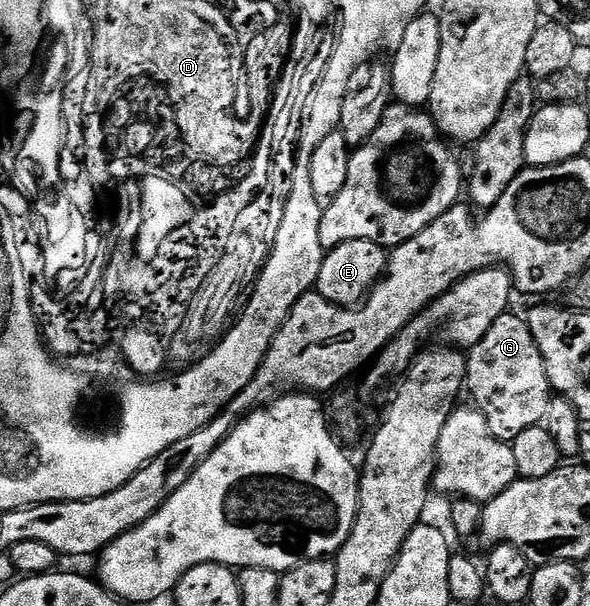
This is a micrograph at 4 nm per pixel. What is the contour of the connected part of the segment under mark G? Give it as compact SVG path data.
M508 311L488 327L488 335L480 339L480 343L469 346L466 358L466 388L465 392L470 393L473 408L479 409L488 423L488 431L496 435L496 439L501 441L514 442L516 435L521 435L523 431L528 431L528 427L541 425L544 414L548 412L548 403L552 396L550 380L544 359L540 355L540 347L532 335L529 324L522 321Z

